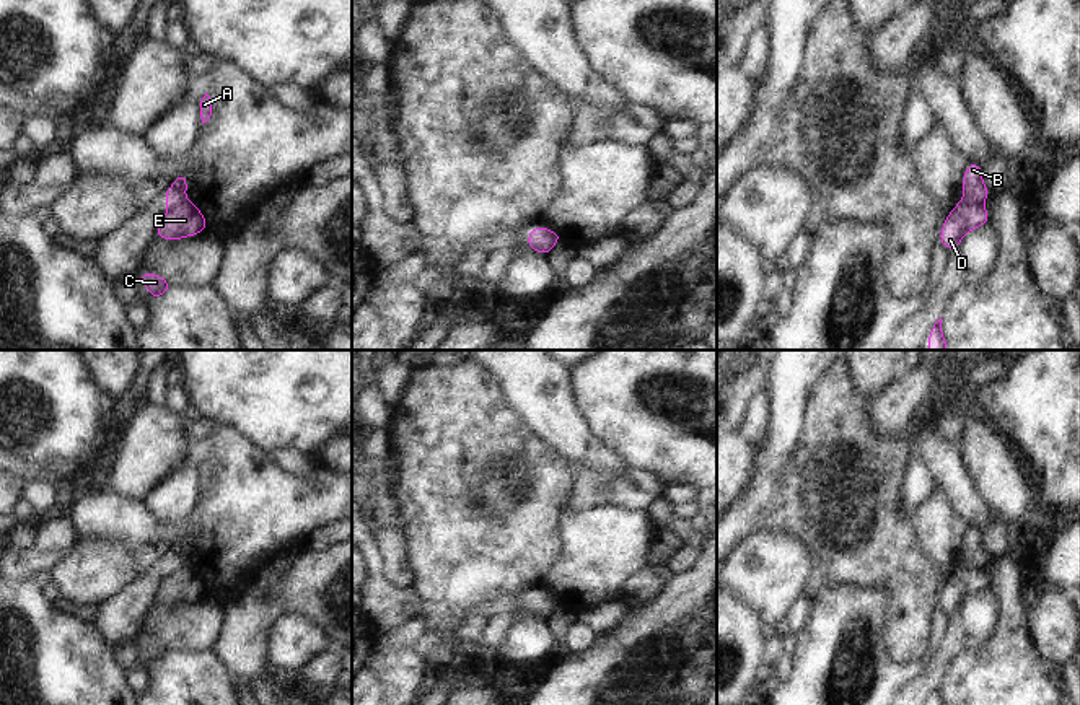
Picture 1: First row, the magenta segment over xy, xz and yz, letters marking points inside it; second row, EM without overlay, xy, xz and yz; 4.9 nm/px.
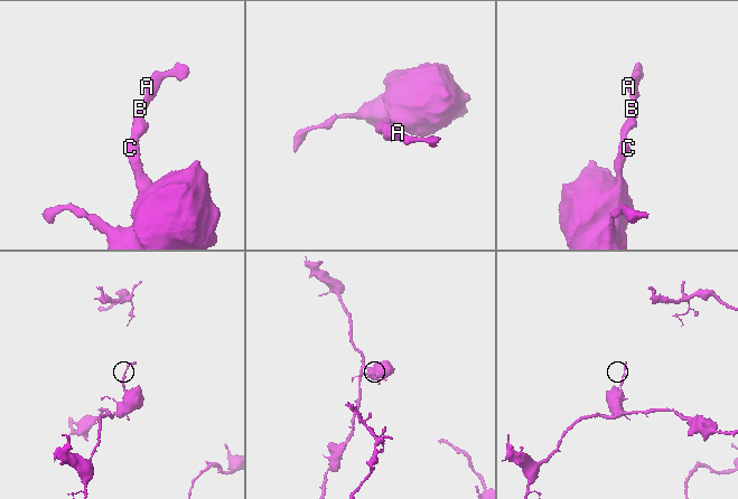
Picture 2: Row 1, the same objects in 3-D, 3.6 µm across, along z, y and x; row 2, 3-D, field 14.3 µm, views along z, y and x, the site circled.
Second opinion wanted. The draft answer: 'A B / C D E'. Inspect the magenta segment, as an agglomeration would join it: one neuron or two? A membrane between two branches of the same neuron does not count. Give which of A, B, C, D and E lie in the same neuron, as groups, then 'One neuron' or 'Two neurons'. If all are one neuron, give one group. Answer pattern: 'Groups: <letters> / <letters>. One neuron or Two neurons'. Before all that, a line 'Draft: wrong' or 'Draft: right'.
Draft: right
Groups: A B / C D E. Two neurons

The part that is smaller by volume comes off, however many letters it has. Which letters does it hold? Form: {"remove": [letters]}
{"remove": ["A", "B"]}

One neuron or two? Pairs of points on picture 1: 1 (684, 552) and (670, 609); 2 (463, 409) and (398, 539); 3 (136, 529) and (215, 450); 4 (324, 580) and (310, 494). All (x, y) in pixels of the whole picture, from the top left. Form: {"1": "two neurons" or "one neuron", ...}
{"1": "two neurons", "2": "two neurons", "3": "one neuron", "4": "two neurons"}

